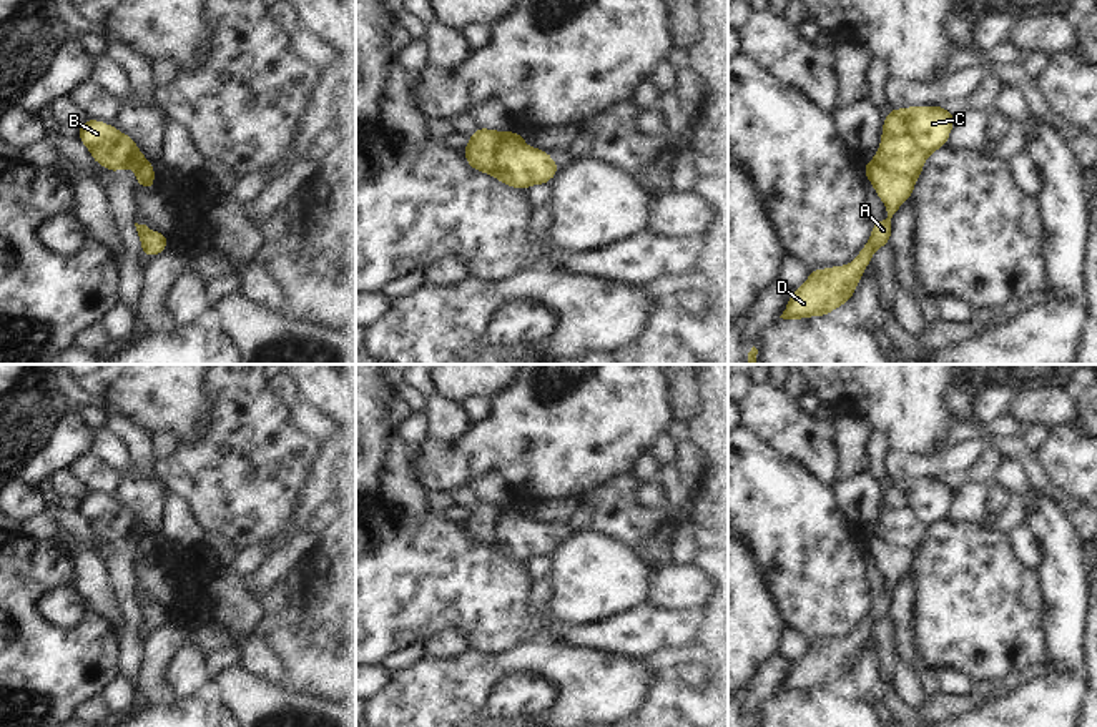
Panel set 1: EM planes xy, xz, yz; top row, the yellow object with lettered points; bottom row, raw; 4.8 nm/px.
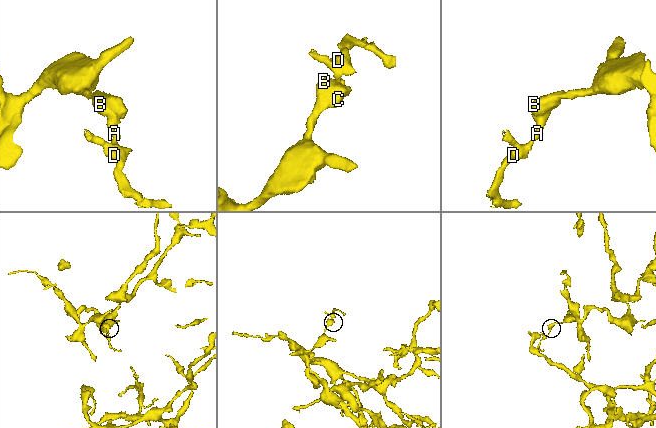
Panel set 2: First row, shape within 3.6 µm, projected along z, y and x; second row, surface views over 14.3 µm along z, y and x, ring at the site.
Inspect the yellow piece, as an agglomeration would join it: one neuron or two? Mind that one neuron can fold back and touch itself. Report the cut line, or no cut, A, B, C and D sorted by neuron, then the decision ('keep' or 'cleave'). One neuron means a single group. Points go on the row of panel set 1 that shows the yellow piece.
yz (871, 160), (914, 180) | A D / B C | cleave

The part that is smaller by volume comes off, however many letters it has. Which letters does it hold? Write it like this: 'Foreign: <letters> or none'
Foreign: A, D

